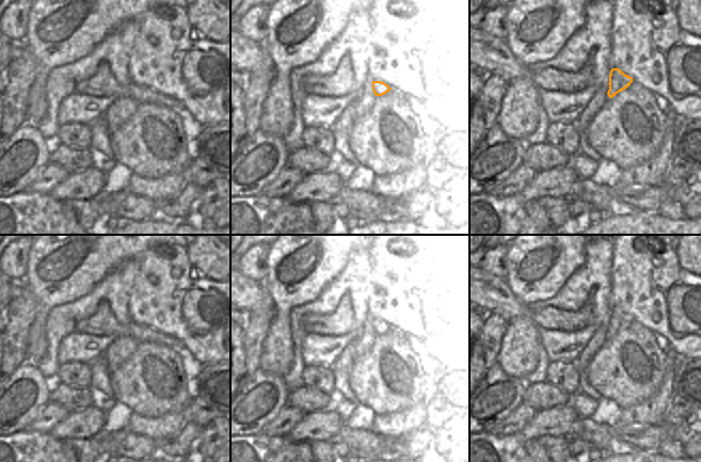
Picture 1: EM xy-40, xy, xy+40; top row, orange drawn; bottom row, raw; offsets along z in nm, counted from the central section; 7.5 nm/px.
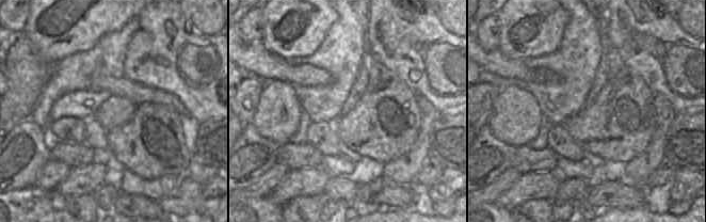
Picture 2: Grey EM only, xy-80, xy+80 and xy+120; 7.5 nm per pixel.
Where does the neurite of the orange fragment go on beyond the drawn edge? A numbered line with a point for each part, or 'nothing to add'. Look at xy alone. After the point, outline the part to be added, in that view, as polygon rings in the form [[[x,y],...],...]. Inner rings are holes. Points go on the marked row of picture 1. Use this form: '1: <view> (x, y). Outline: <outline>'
1: xy (365, 101). Outline: [[[372,81],[365,83],[362,89],[362,95],[353,101],[355,106],[355,117],[361,117],[368,113],[375,103],[376,97],[372,91]]]

